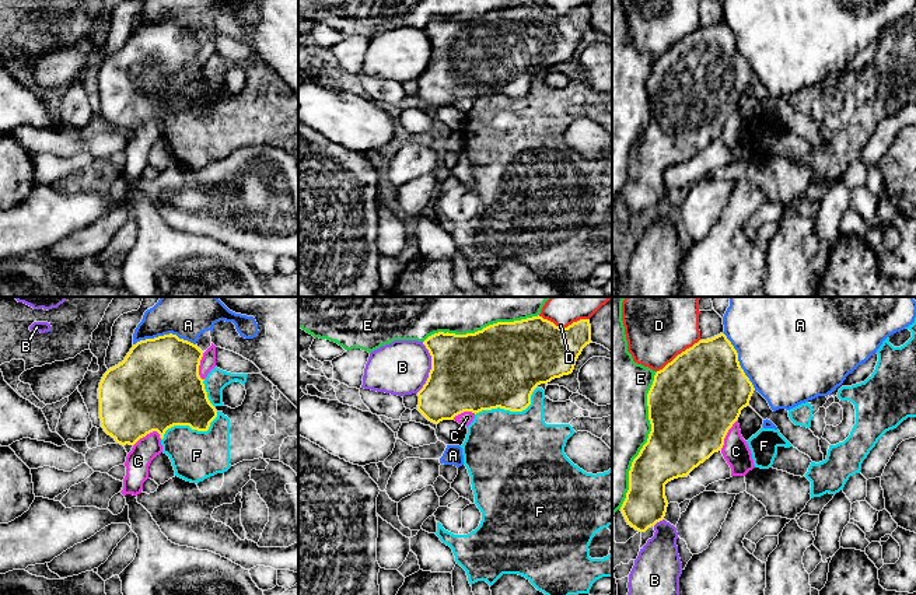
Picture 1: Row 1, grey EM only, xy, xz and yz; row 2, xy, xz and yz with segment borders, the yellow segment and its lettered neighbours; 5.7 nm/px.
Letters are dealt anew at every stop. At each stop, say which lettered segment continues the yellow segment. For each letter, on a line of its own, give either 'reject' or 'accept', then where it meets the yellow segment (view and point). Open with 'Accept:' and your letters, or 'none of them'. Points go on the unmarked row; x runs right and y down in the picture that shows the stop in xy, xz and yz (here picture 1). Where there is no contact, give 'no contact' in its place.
Accept: none of them
A: reject; meets yellow in xy at (164, 21)
B: reject; meets yellow in xz at (432, 53)
C: reject; meets yellow in xy at (146, 121)
D: reject; meets yellow in xz at (563, 14)
E: reject; meets yellow in yz at (647, 128)
F: reject; meets yellow in xy at (191, 114)

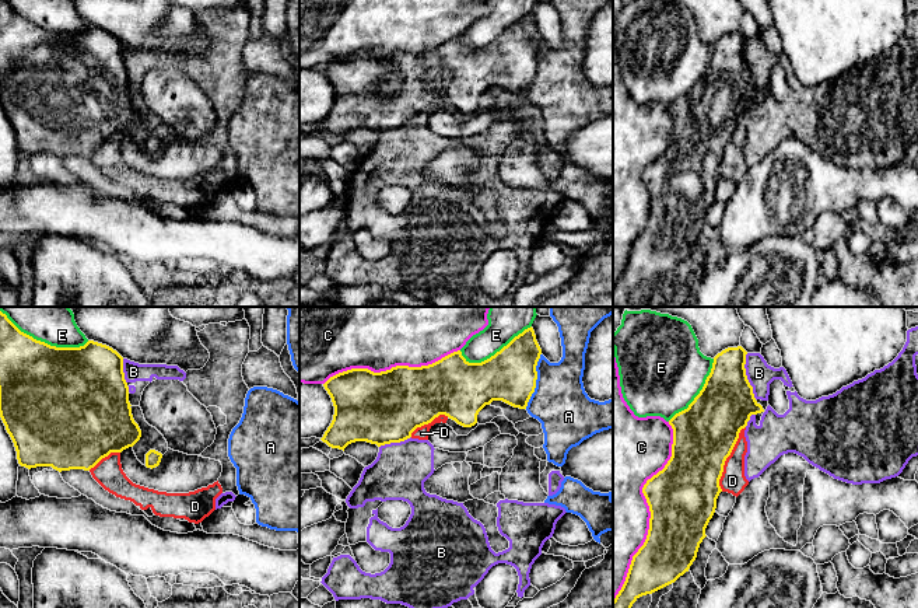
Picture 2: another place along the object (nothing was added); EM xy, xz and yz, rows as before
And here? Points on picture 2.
Accept: none of them
A: reject; meets yellow in xz at (535, 67)
B: reject; meets yellow in yz at (746, 62)
C: reject; meets yellow in yz at (650, 196)
D: reject; meets yellow in yz at (726, 143)
E: reject; meets yellow in xy at (46, 30)

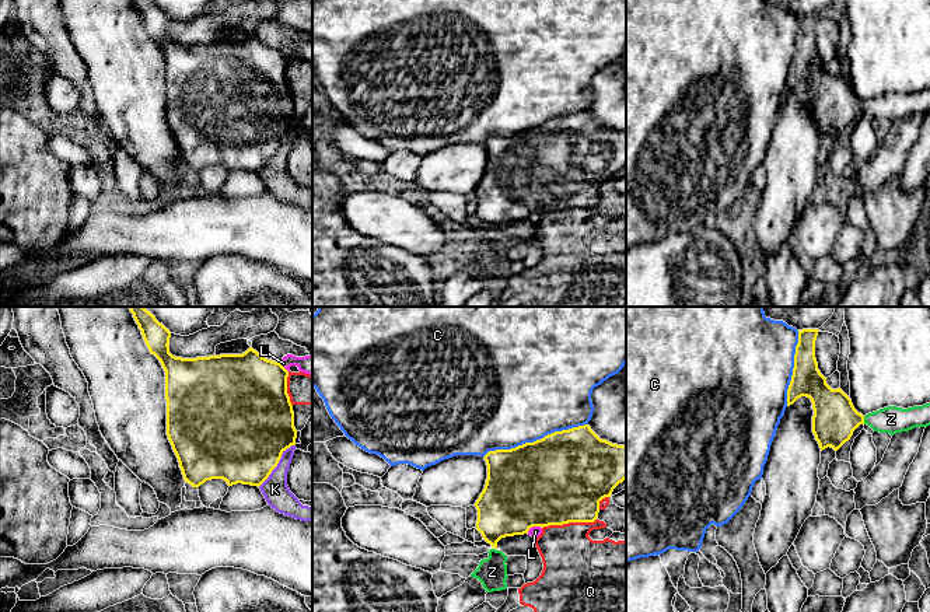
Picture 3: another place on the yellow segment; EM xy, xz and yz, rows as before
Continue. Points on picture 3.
Accept: Z
C: reject; meets yellow in xz at (537, 126)
K: reject; meets yellow in xy at (278, 149)
L: reject; meets yellow in xz at (534, 212)
Q: reject; meets yellow in xz at (569, 207)
Z: accept; meets yellow in yz at (863, 107)

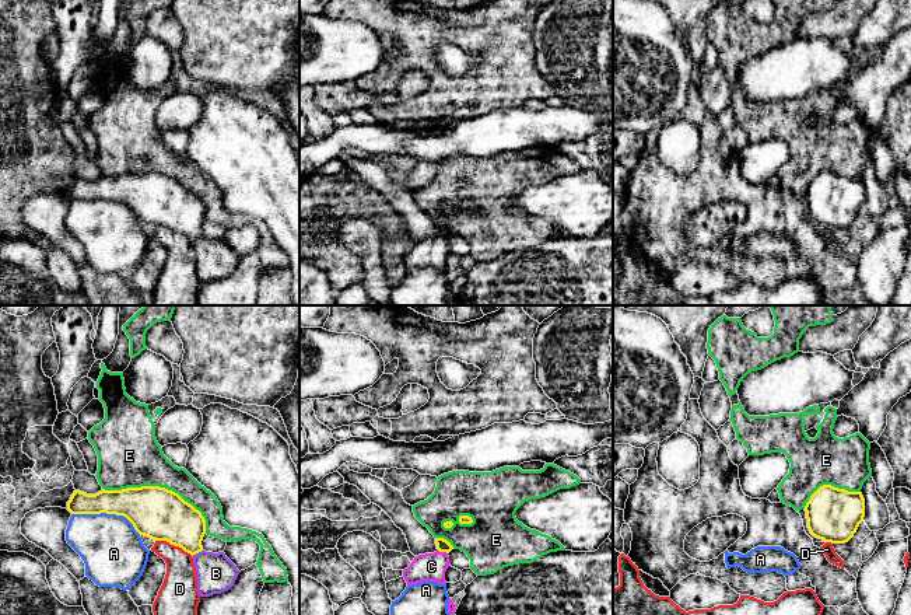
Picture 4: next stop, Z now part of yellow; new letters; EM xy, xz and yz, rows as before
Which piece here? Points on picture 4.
Accept: C
A: reject; meets yellow in xy at (107, 199)
B: reject; meets yellow in xy at (196, 238)
C: accept; meets yellow in xz at (442, 237)
D: reject; meets yellow in xy at (174, 230)
E: reject; meets yellow in xy at (161, 174)

